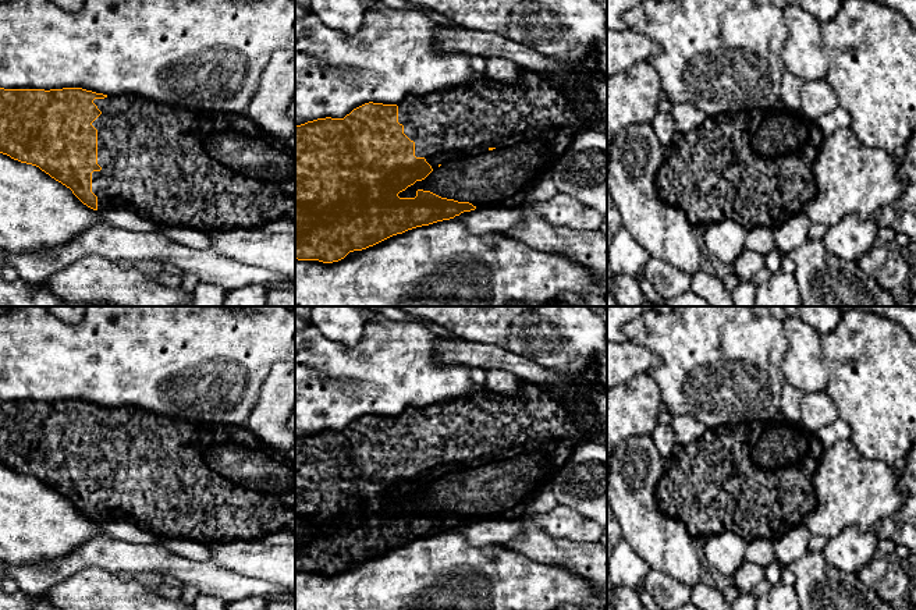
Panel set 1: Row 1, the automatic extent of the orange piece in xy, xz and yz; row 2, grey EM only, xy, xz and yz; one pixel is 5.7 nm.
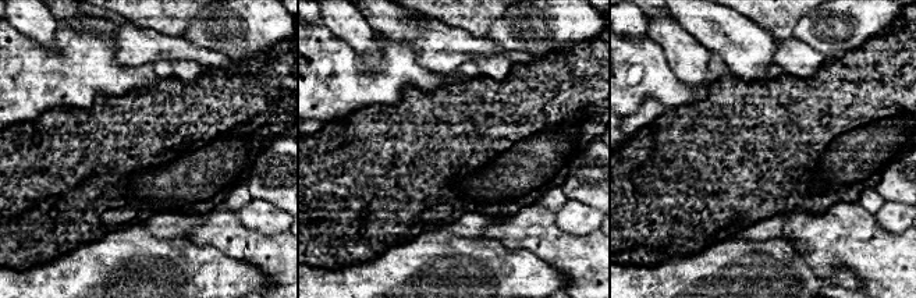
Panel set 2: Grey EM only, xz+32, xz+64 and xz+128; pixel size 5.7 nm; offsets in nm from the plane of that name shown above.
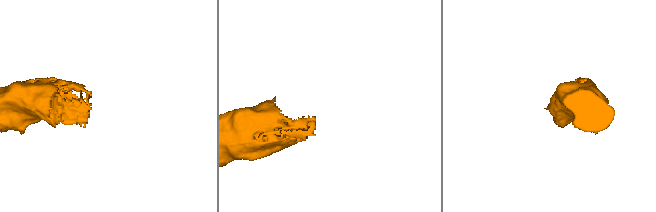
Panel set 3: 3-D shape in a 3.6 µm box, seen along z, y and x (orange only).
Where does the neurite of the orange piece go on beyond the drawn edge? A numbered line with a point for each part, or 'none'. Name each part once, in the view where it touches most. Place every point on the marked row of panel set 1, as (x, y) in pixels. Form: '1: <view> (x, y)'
1: xz (531, 123)

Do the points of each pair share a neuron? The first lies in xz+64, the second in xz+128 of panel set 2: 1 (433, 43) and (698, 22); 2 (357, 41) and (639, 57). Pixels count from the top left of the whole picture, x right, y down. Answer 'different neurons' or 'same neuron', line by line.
1: same neuron
2: different neurons

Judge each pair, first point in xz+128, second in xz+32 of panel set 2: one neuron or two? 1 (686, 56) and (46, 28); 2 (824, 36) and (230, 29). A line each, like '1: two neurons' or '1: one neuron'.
1: one neuron
2: one neuron

